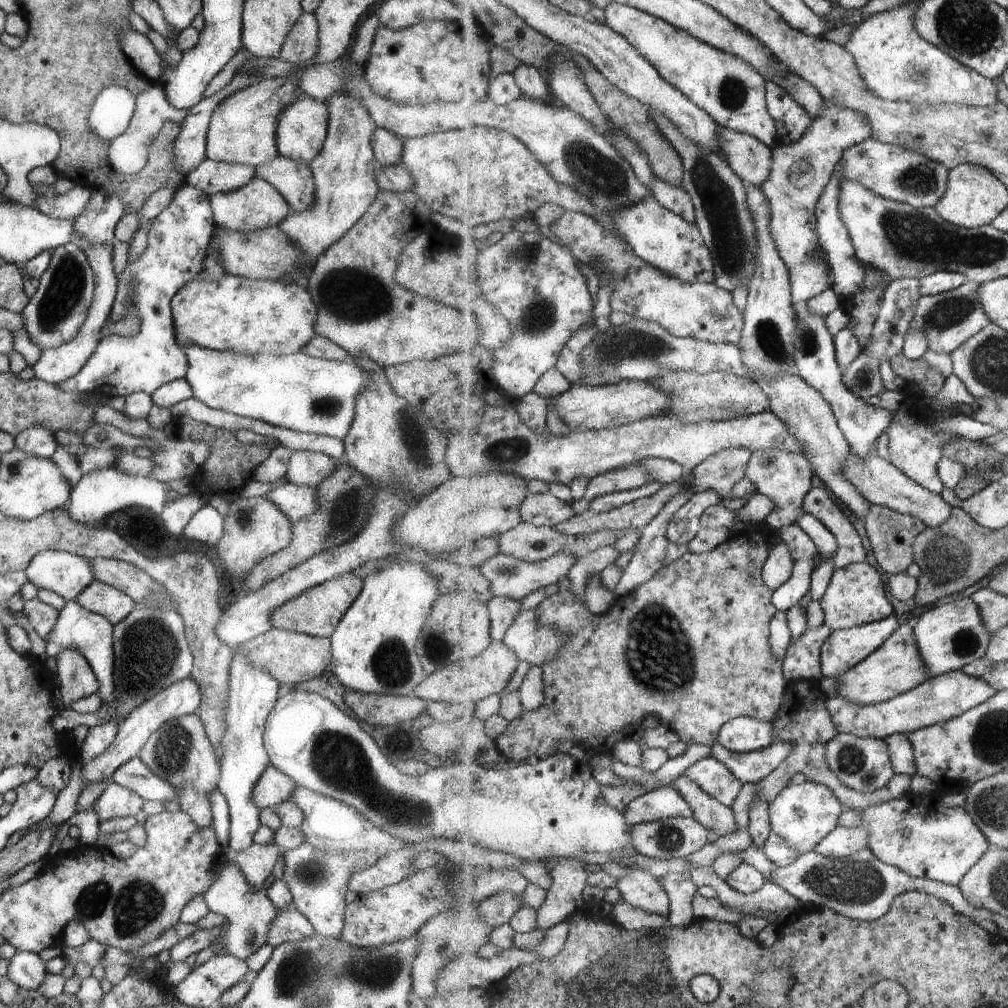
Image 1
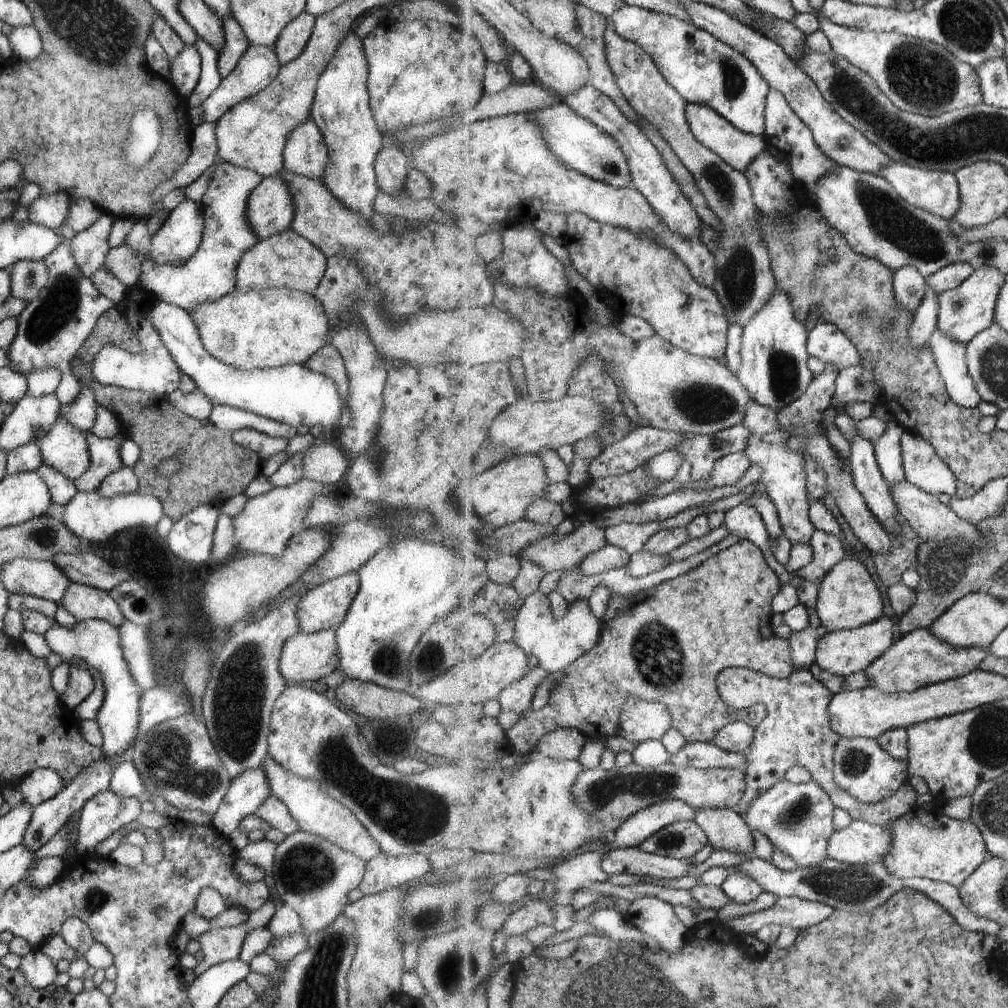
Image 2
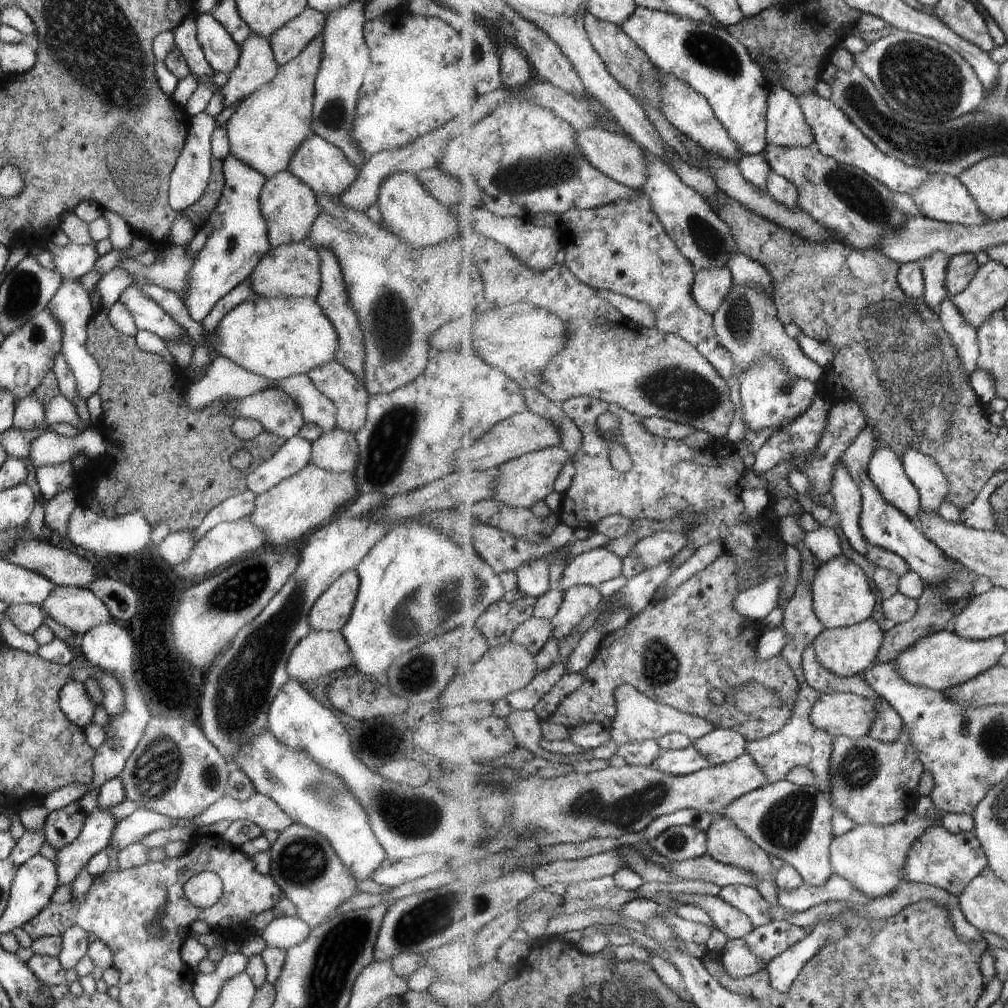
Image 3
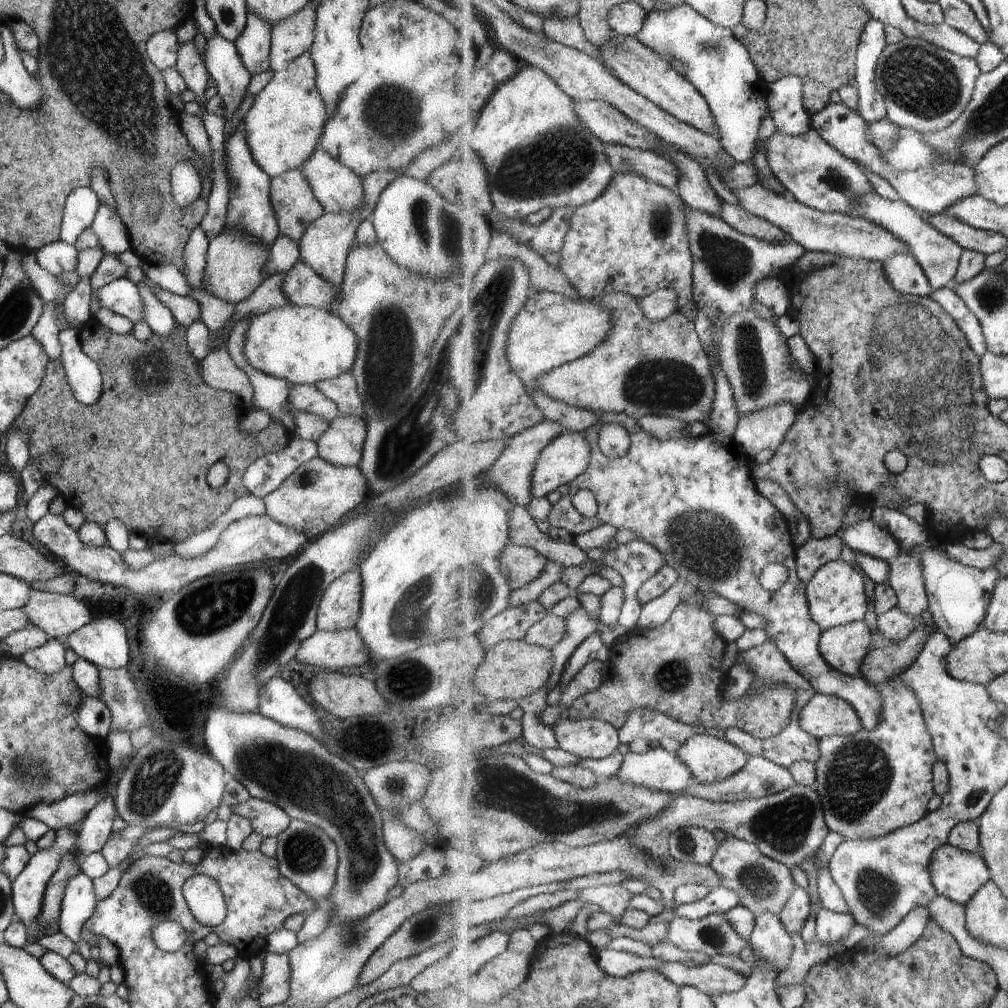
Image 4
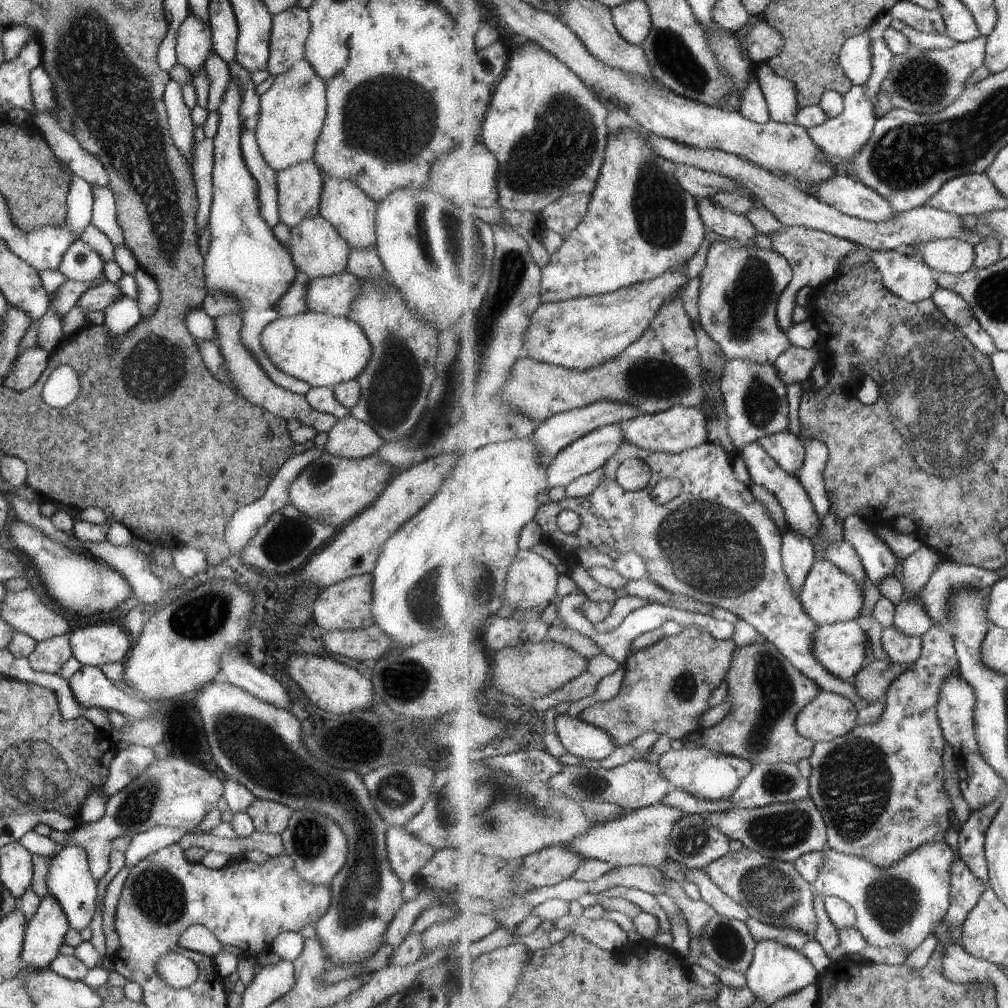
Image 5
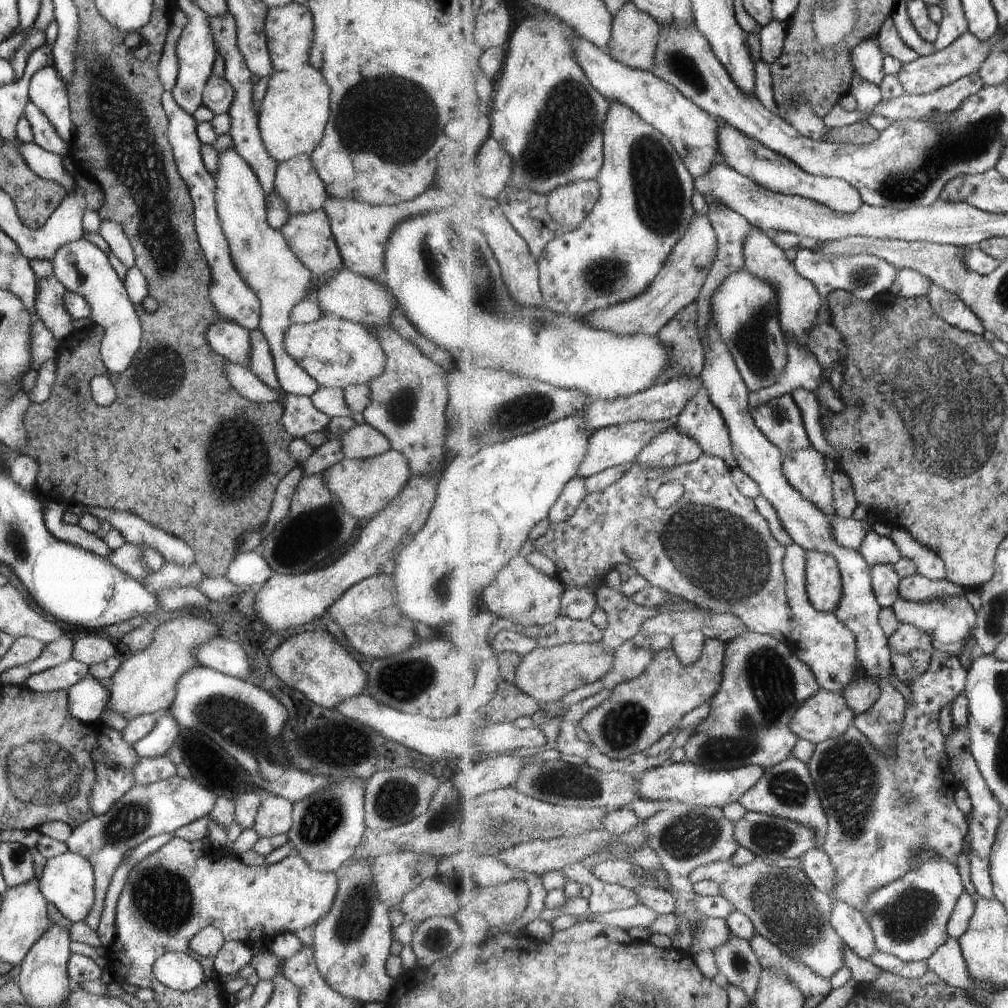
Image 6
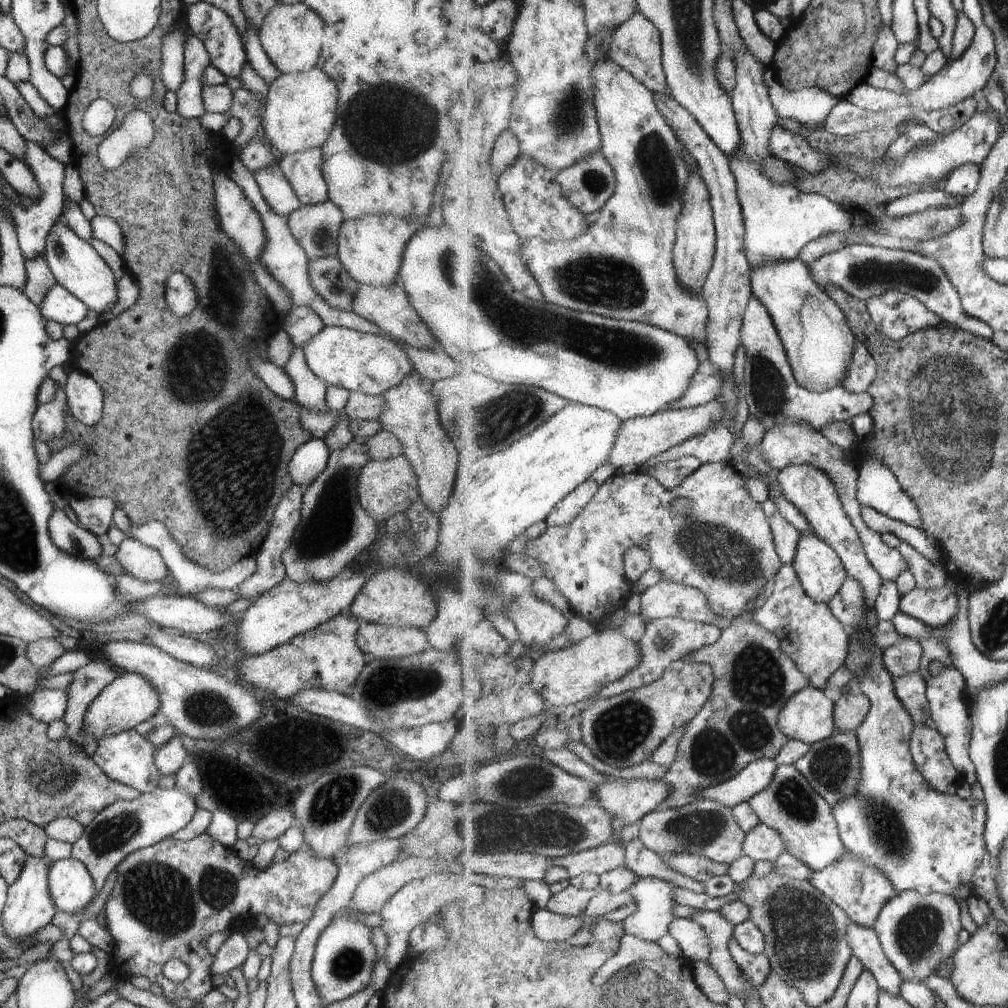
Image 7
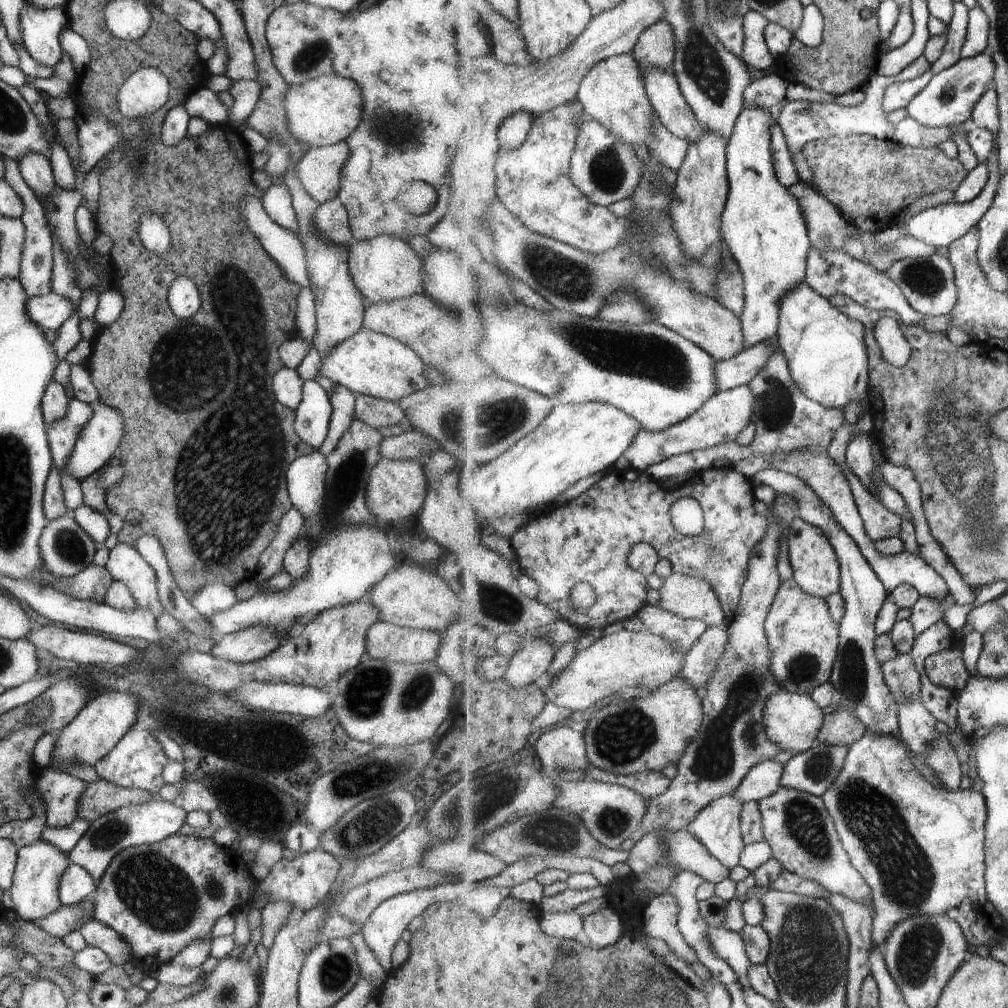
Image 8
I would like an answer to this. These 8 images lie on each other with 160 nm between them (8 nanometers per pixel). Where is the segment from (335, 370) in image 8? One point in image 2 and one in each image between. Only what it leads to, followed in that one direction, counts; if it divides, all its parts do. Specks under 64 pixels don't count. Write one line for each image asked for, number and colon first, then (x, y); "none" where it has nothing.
2: (264, 328)
3: (277, 337)
4: (304, 345)
5: (322, 350)
6: (336, 353)
7: (355, 361)

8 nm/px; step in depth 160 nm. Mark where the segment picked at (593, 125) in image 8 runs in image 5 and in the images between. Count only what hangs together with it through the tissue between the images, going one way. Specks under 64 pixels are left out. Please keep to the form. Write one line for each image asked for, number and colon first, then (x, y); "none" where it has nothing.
5: (566, 214)
6: (569, 205)
7: (588, 185)

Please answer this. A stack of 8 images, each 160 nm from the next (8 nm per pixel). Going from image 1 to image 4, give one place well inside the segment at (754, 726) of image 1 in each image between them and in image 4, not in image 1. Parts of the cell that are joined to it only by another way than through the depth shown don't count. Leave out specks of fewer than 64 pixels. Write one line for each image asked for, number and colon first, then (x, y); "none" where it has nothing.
2: (737, 737)
3: (720, 746)
4: (710, 759)

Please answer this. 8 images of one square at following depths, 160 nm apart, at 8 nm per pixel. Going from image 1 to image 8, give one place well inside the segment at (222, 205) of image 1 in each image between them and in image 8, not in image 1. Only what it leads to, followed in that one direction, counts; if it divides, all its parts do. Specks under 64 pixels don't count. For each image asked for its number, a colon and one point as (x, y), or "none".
2: (269, 209)
3: (289, 206)
4: (294, 206)
5: (298, 187)
6: (296, 183)
7: (302, 169)
8: (318, 171)

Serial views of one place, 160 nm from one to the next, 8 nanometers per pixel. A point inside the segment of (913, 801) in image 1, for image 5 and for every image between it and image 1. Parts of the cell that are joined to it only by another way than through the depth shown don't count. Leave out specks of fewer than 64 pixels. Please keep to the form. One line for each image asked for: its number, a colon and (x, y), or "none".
2: (930, 845)
3: (950, 861)
4: (958, 875)
5: (967, 888)

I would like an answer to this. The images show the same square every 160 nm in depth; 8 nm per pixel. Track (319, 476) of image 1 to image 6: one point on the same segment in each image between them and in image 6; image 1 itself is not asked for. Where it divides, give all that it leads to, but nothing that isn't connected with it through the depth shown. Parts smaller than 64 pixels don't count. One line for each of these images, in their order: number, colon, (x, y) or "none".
2: (326, 463)
3: (337, 450)
4: (341, 444)
5: (348, 438)
6: (362, 441)

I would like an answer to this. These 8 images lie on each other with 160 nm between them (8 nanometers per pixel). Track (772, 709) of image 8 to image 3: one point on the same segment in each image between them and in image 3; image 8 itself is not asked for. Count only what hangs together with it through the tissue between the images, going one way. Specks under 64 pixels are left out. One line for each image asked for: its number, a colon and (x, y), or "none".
3: (841, 714)
4: (825, 716)
5: (830, 716)
6: (825, 716)
7: (810, 716)

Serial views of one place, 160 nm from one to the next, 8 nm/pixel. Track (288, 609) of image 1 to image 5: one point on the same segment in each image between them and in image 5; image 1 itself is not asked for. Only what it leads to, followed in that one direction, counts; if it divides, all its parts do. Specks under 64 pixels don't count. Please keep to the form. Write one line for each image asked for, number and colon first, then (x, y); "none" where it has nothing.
2: (323, 606)
3: (331, 609)
4: (338, 608)
5: (346, 604)

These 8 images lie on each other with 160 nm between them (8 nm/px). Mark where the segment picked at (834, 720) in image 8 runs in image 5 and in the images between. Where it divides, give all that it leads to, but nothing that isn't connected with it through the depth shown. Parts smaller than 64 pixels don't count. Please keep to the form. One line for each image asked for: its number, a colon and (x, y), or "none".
5: (873, 682)
6: (862, 694)
7: (852, 708)

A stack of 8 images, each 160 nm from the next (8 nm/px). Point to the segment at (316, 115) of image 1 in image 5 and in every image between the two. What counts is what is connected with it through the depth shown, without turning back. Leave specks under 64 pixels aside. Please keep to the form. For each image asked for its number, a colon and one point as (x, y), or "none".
2: (305, 153)
3: (323, 167)
4: (337, 189)
5: (343, 204)

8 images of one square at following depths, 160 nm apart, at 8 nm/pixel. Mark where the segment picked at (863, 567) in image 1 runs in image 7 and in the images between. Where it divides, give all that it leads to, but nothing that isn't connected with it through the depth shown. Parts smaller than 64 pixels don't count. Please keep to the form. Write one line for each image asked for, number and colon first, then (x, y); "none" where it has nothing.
2: (848, 597)
3: (842, 596)
4: (836, 596)
5: (830, 595)
6: (825, 588)
7: (822, 573)

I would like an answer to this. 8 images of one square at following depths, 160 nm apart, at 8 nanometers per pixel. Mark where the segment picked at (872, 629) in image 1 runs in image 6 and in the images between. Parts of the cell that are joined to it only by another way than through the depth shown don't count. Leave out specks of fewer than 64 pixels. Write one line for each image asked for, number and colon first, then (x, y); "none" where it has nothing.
2: (843, 653)
3: (850, 651)
4: (845, 647)
5: (840, 647)
6: (820, 640)

